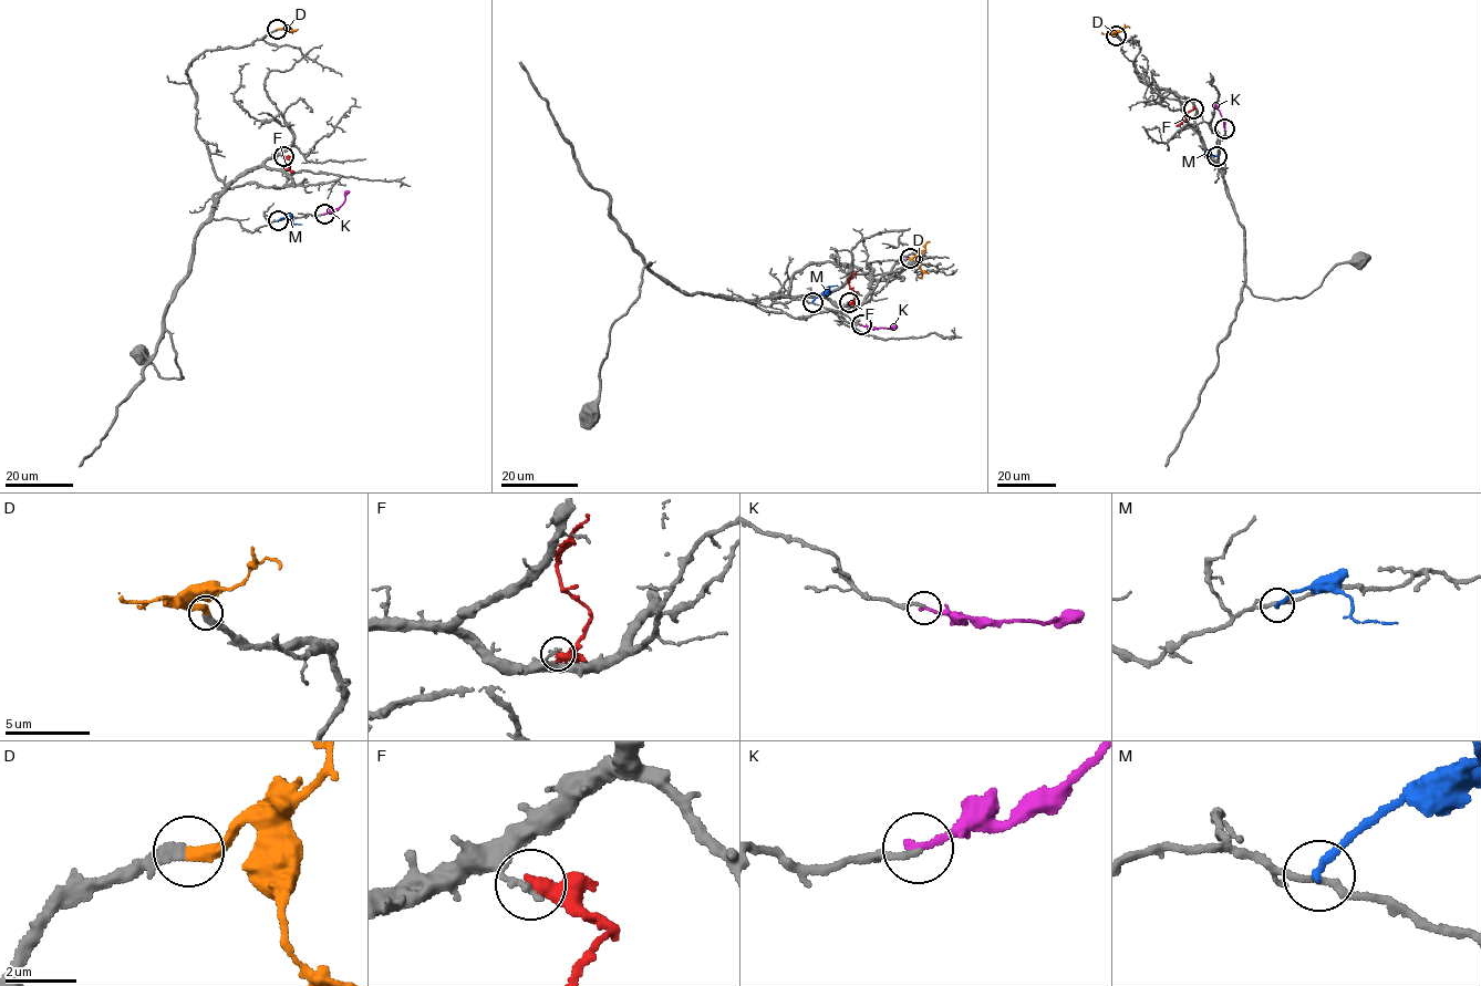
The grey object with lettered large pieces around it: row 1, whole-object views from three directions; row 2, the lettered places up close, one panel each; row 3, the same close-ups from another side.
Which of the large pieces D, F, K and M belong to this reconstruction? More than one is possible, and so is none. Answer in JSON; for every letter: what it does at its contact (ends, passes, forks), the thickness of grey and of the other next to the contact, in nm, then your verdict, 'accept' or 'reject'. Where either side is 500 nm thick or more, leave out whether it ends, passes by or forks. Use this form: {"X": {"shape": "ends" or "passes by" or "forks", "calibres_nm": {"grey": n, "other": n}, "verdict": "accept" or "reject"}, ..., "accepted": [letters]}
{"D": {"shape": "ends", "calibres_nm": {"grey": 320, "other": 320}, "verdict": "accept"}, "F": {"shape": "ends", "calibres_nm": {"grey": 200, "other": 480}, "verdict": "reject"}, "K": {"shape": "ends", "calibres_nm": {"grey": 180, "other": 220}, "verdict": "reject"}, "M": {"shape": "ends", "calibres_nm": {"grey": 200, "other": 200}, "verdict": "reject"}, "accepted": ["D"]}

